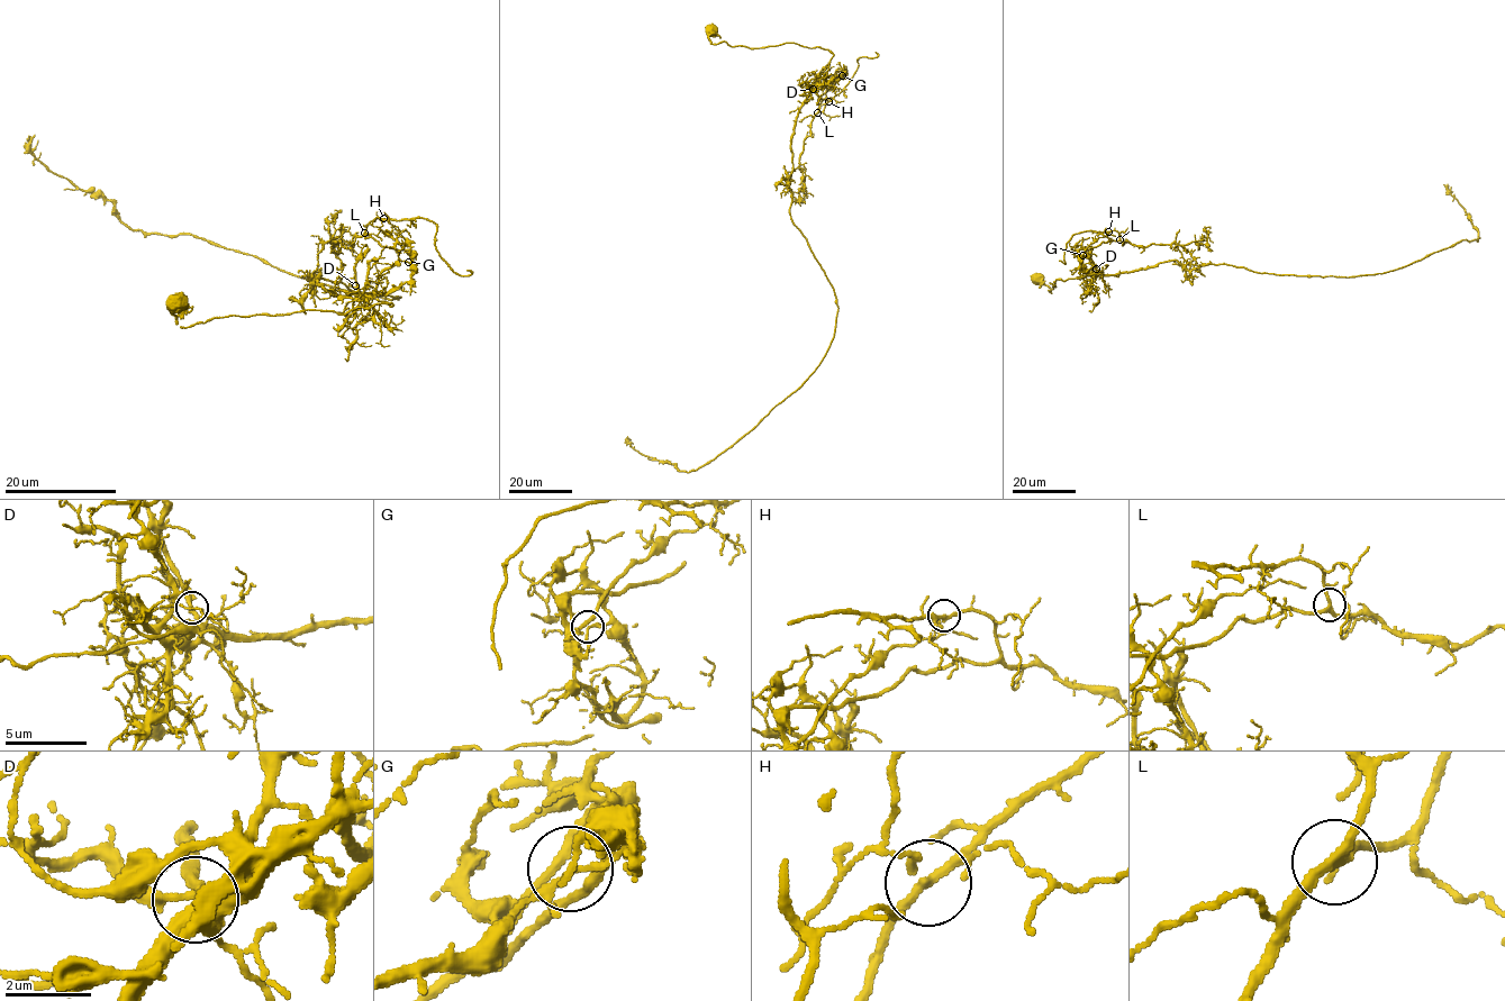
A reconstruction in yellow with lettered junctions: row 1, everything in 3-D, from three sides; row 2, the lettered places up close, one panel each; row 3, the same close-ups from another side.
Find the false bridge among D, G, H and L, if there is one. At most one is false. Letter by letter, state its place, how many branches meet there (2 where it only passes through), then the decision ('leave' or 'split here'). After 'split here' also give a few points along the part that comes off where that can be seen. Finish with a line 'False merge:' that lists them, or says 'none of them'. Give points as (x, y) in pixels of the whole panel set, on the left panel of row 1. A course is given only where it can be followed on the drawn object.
D: at (355, 285); 3 branches meet; leave
G: at (408, 262); 3 branches meet; split here; foreign part runs (407, 262), (404, 249), (368, 235), (350, 248), (332, 240), (335, 210)
H: at (383, 218); 3 branches meet; leave
L: at (364, 233); 3 branches meet; leave
False merge: G

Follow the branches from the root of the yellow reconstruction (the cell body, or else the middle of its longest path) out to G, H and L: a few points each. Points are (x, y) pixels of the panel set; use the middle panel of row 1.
G: (712, 30), (712, 44), (764, 47), (794, 43), (828, 49), (833, 56), (824, 83), (842, 74)
H: (712, 30), (712, 44), (828, 49), (824, 83), (839, 80), (828, 101)
L: (712, 30), (712, 44), (828, 49), (824, 83), (836, 80), (818, 98), (817, 112)

